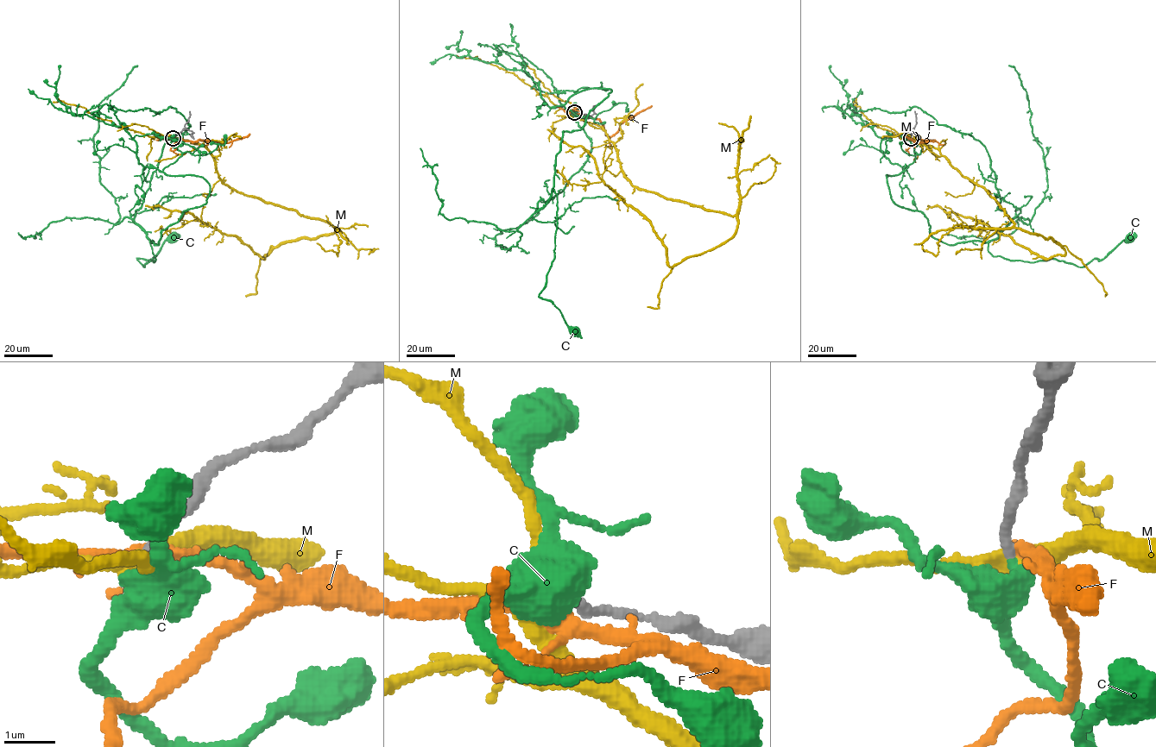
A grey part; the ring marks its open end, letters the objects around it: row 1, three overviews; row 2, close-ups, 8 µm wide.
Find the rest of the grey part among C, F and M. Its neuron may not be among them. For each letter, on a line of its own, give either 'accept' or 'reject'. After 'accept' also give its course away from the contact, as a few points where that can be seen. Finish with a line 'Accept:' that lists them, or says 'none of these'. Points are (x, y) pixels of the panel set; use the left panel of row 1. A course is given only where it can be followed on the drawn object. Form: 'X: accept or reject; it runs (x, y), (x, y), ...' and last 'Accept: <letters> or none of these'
C: accept; it runs (172, 139), (181, 155), (162, 172), (201, 176), (209, 194), (152, 241), (154, 261), (137, 260), (173, 237)
F: reject
M: reject
Accept: C

